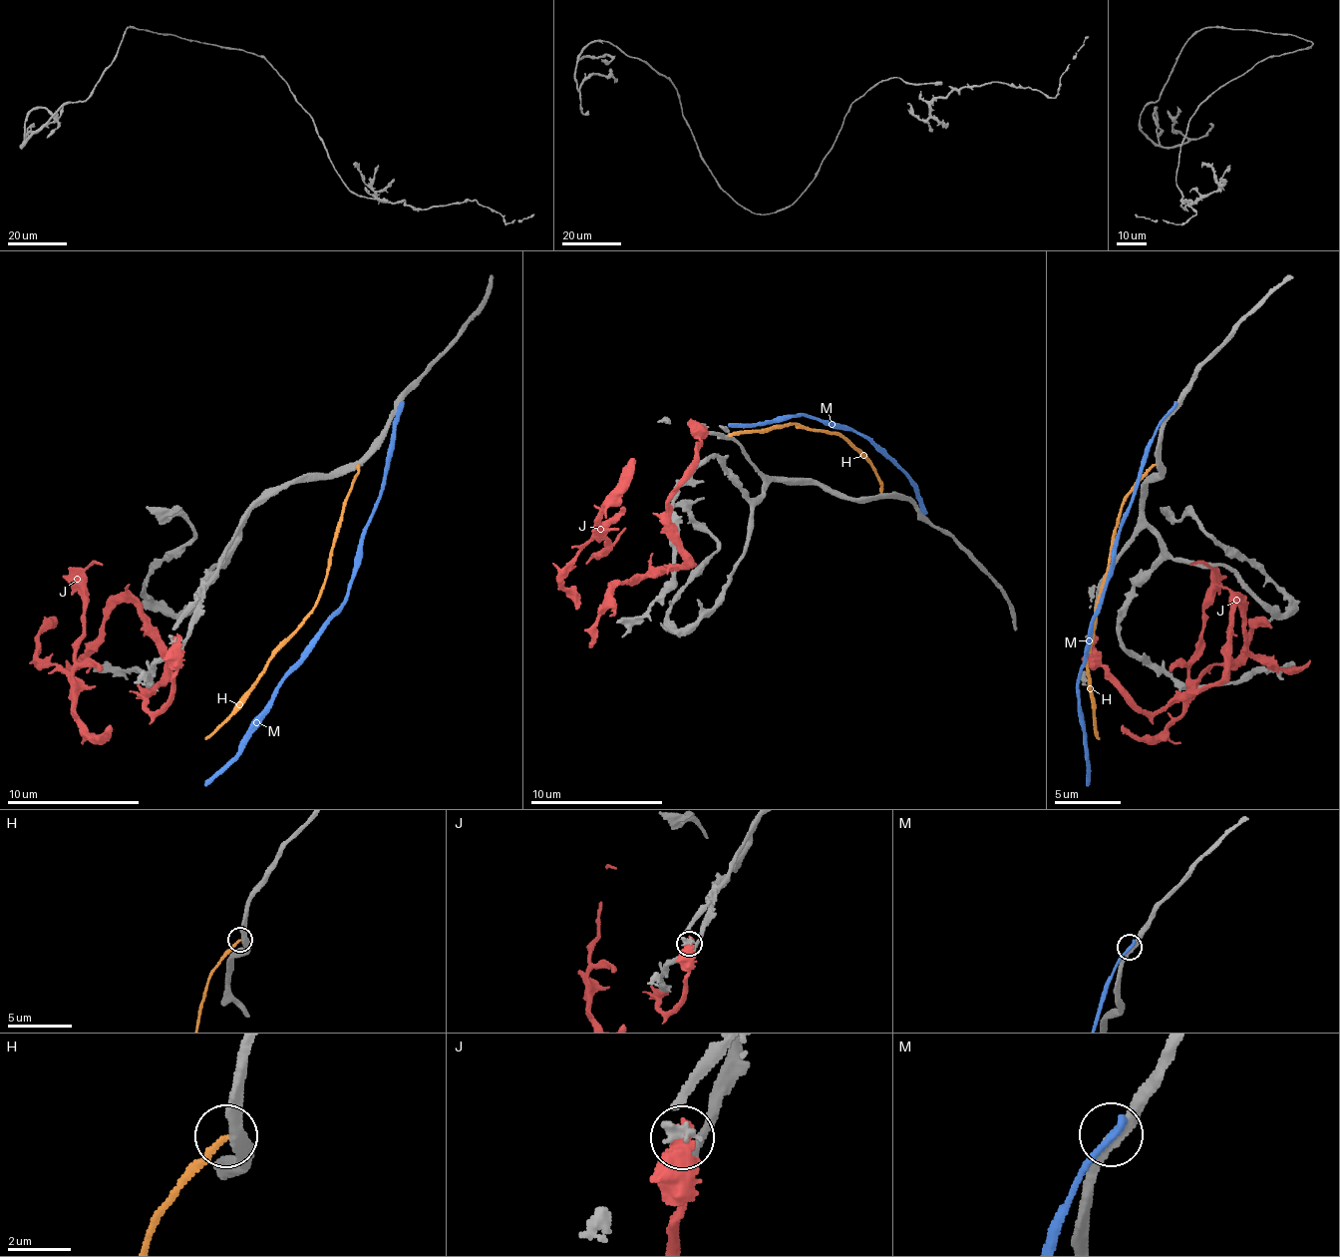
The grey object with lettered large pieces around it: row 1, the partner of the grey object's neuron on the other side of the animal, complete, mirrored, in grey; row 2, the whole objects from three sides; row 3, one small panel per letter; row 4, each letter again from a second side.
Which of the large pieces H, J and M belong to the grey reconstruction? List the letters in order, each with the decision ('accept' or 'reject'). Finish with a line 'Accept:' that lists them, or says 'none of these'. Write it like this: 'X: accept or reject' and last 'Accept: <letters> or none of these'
H: reject
J: reject
M: reject
Accept: none of these

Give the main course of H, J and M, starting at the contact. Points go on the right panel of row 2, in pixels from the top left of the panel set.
H: (1155, 465), (1122, 508), (1109, 575), (1095, 614), (1089, 660), (1089, 697), (1099, 740)
J: (1092, 640), (1122, 690), (1162, 710), (1224, 673), (1237, 598), (1214, 598), (1197, 680), (1271, 624)
M: (1172, 408), (1155, 432), (1142, 468), (1079, 677), (1089, 786)

